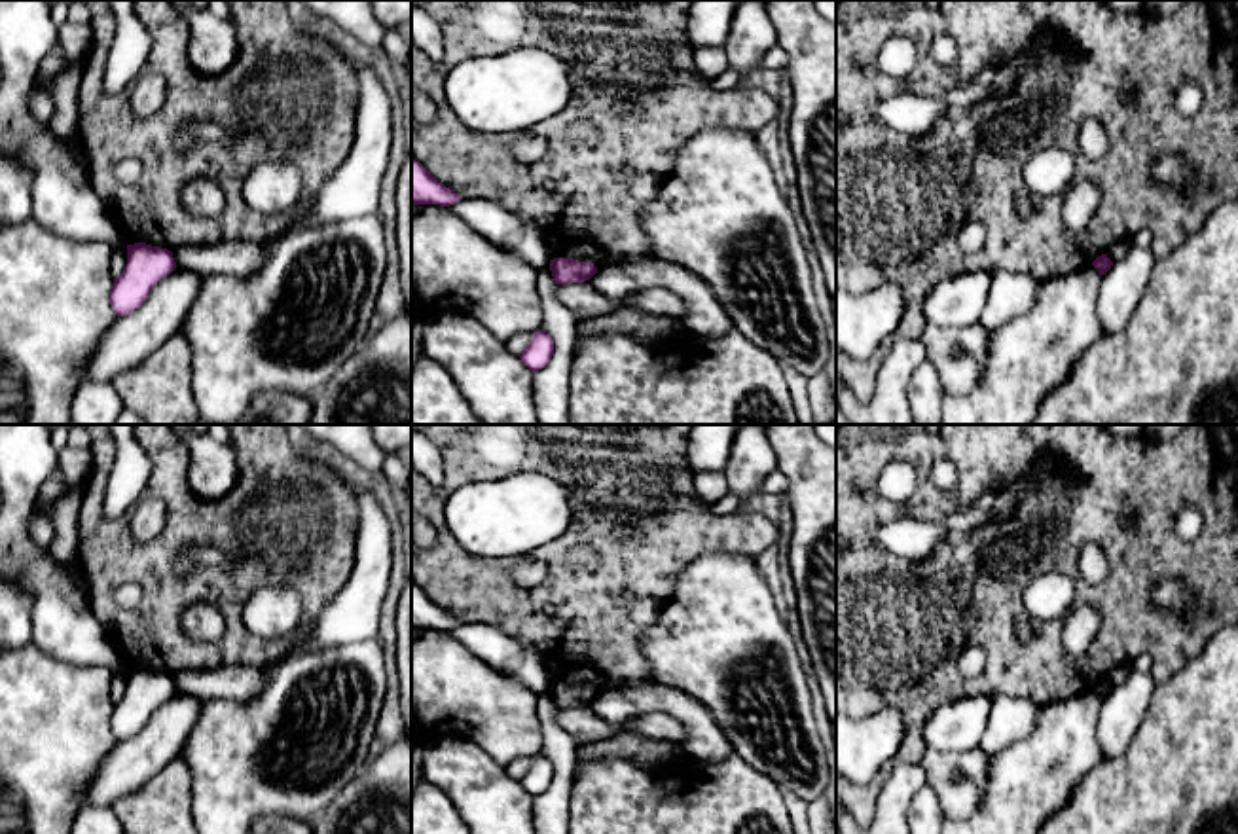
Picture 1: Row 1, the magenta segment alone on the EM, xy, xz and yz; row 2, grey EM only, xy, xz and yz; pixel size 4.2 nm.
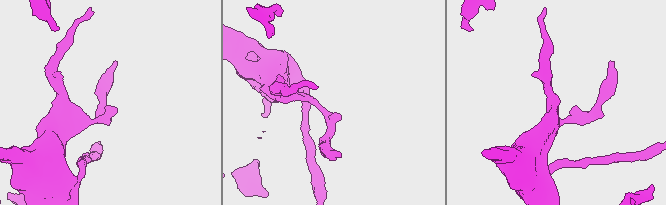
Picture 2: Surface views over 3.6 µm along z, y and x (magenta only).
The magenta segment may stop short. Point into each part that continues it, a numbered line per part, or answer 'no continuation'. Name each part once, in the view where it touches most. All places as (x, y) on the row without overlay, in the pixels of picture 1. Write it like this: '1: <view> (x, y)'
no continuation

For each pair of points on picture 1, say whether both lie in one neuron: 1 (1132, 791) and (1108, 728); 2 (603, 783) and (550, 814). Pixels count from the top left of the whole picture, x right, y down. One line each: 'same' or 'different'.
1: different
2: different

